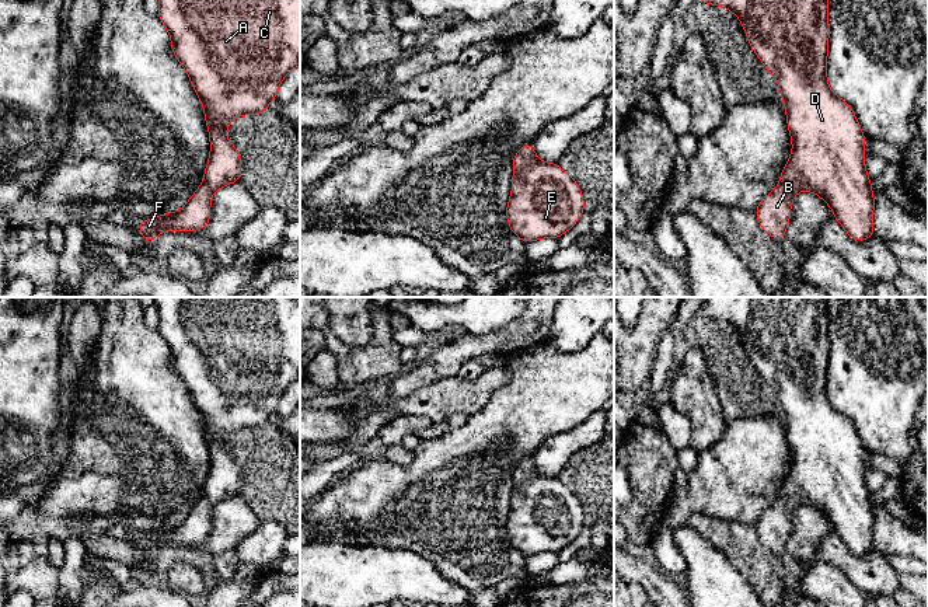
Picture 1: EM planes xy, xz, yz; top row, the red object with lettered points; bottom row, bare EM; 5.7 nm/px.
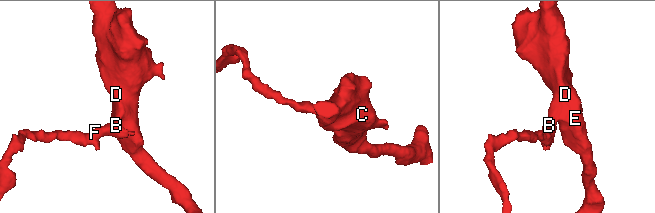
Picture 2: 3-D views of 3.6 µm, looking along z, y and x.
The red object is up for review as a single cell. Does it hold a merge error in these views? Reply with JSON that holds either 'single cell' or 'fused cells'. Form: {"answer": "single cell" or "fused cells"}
{"answer": "single cell"}

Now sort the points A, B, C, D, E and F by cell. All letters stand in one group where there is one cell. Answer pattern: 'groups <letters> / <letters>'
groups A B C D E F

